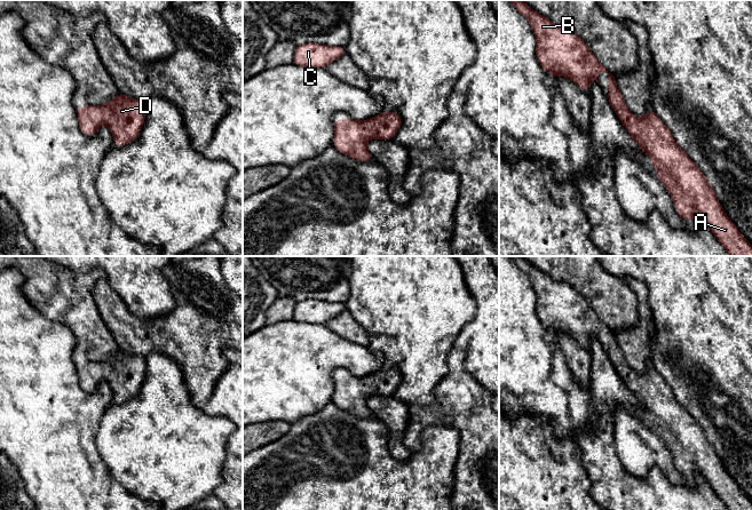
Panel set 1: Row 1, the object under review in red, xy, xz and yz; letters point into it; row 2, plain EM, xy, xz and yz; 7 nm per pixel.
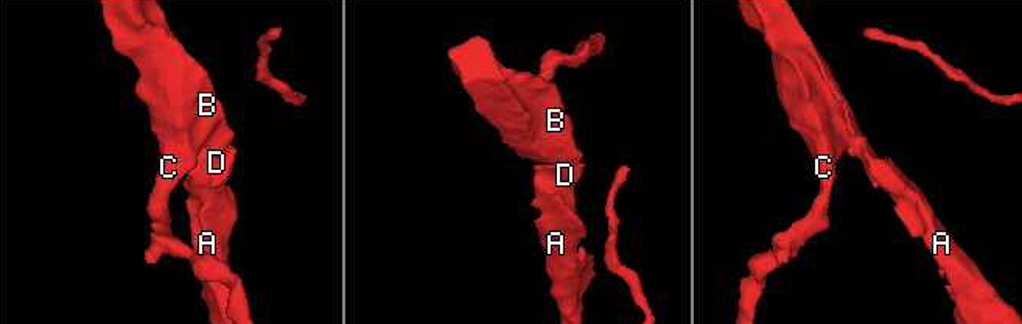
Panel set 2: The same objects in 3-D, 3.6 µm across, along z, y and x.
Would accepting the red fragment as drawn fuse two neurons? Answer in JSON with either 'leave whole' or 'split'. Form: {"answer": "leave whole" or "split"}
{"answer": "leave whole"}

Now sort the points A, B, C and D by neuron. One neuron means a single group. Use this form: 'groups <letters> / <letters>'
groups A B C D

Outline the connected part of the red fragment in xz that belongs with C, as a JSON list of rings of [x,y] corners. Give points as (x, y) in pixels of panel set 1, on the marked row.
[[[306,42],[295,47],[293,64],[324,69],[346,54],[345,47]]]

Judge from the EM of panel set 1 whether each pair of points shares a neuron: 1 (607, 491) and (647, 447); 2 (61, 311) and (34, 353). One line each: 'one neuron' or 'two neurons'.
1: two neurons
2: two neurons

